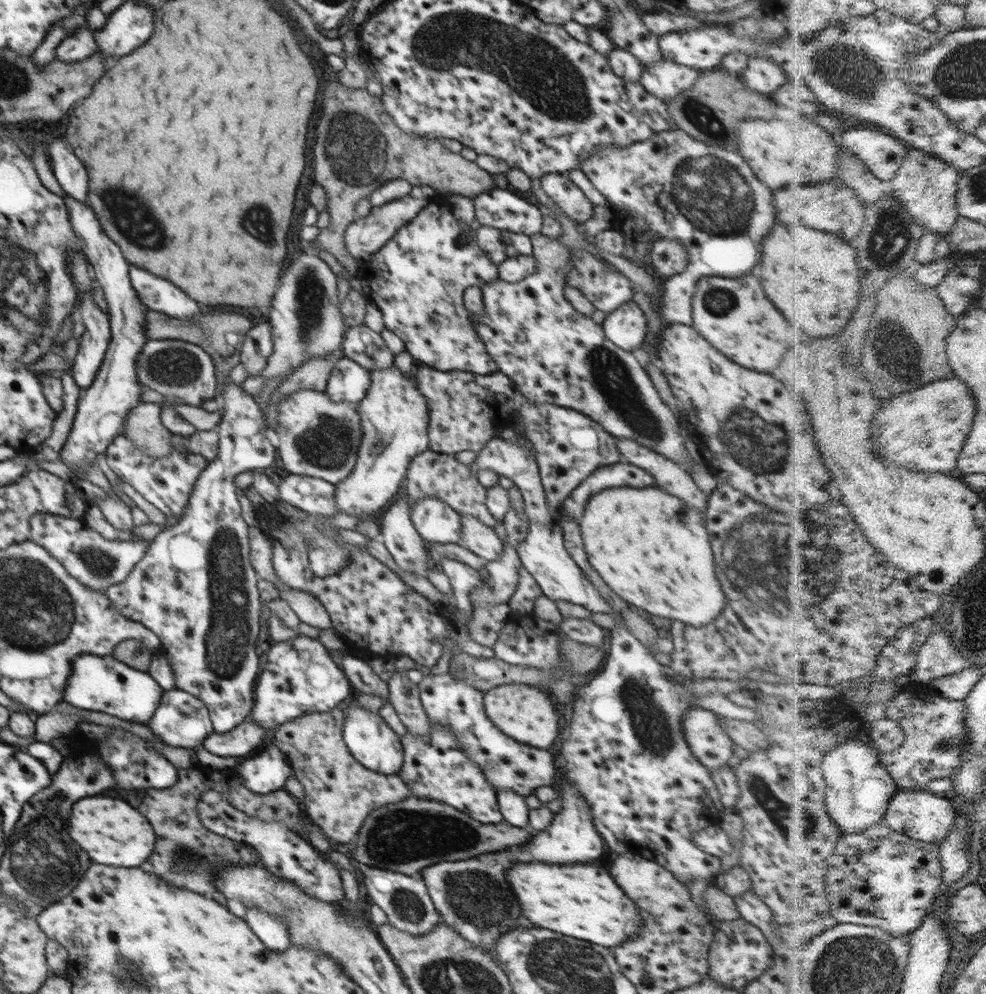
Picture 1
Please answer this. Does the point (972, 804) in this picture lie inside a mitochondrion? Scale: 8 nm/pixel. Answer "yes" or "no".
no

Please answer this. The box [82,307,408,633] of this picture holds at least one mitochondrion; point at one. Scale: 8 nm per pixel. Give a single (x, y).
(326, 443)

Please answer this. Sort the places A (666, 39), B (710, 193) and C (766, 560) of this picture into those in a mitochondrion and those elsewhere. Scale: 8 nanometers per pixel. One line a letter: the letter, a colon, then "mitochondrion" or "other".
A: other
B: mitochondrion
C: mitochondrion

